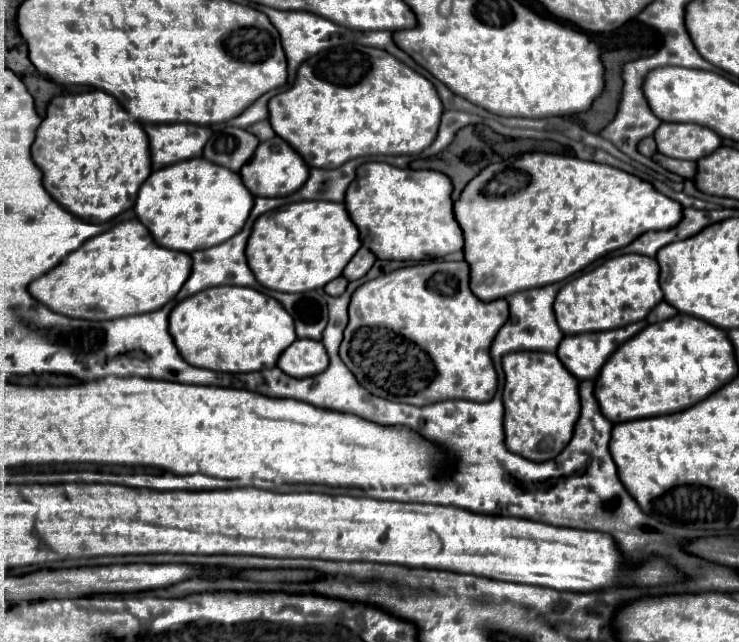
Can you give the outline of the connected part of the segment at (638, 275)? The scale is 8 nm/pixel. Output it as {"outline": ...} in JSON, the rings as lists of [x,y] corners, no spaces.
{"outline":[[[622,254],[608,258],[598,268],[584,272],[582,276],[564,284],[556,296],[554,312],[564,334],[582,334],[622,328],[644,320],[648,312],[662,300],[664,294],[658,284],[656,260],[642,254]]]}

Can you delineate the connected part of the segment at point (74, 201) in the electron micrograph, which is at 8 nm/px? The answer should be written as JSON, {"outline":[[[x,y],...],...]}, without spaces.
{"outline":[[[98,89],[52,98],[46,110],[46,118],[42,120],[32,144],[32,160],[44,174],[44,188],[48,194],[70,214],[86,222],[108,222],[120,212],[132,208],[140,186],[152,174],[148,136],[144,136],[142,124],[124,112],[116,98]]]}

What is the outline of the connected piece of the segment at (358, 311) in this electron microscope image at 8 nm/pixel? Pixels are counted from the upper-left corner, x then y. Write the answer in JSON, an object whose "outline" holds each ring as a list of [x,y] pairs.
{"outline":[[[432,260],[426,264],[406,266],[364,282],[352,294],[348,306],[348,326],[340,346],[340,358],[356,376],[358,384],[374,396],[404,404],[424,406],[440,400],[464,398],[488,402],[496,394],[496,372],[490,360],[490,344],[508,318],[508,302],[478,300],[468,286],[470,270],[466,262]]]}

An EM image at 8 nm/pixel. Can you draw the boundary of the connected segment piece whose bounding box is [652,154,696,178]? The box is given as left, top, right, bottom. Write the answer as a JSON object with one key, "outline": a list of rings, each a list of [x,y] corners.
{"outline":[[[654,154],[652,156],[662,168],[682,176],[682,178],[692,178],[696,174],[696,164],[694,162],[688,162],[688,160],[676,160],[676,158],[668,158],[664,154]]]}

